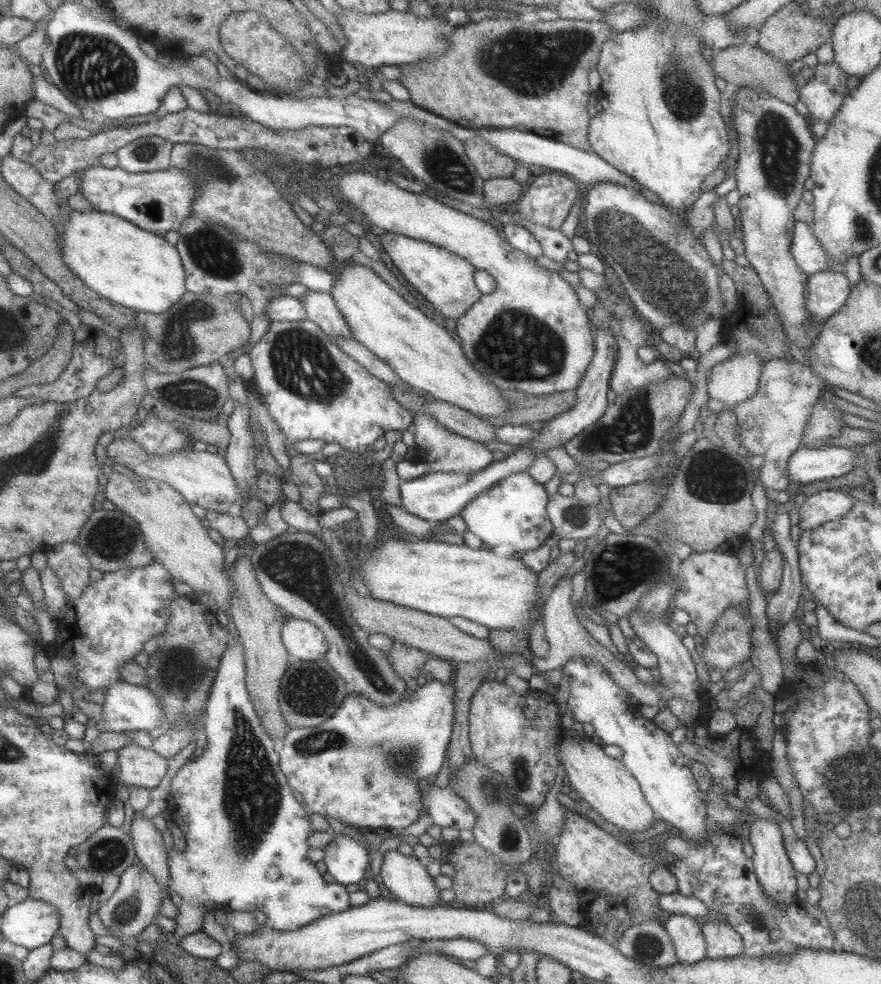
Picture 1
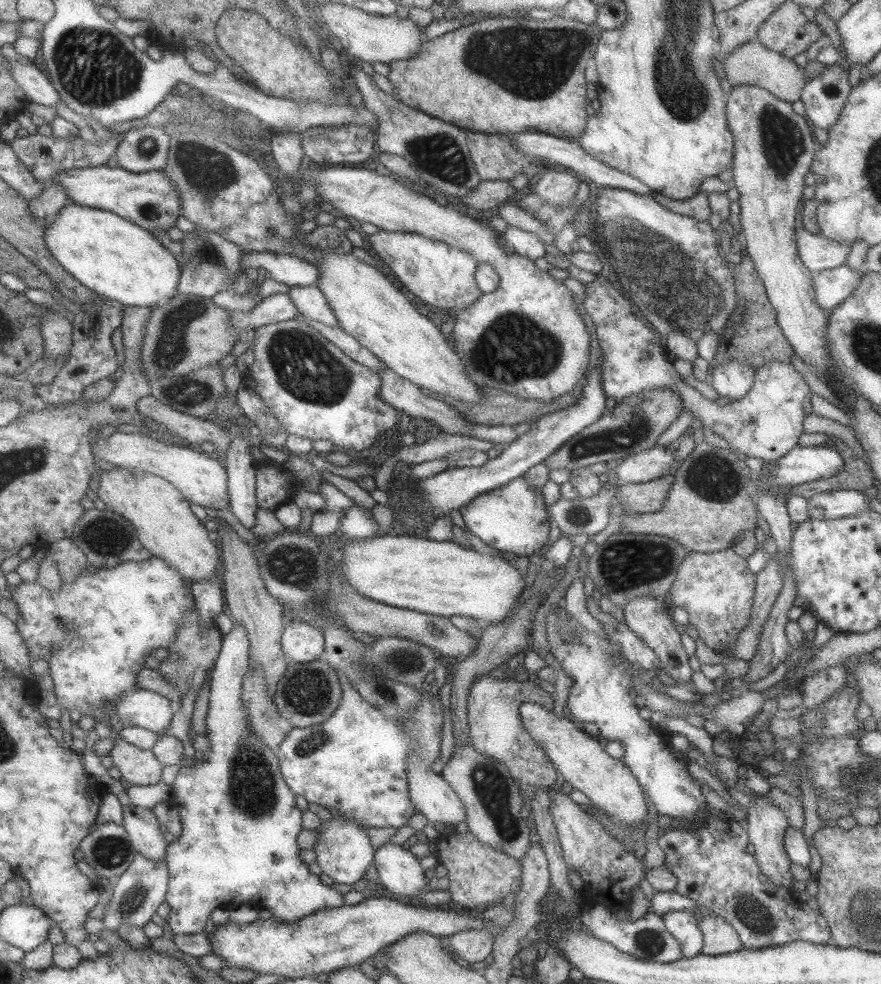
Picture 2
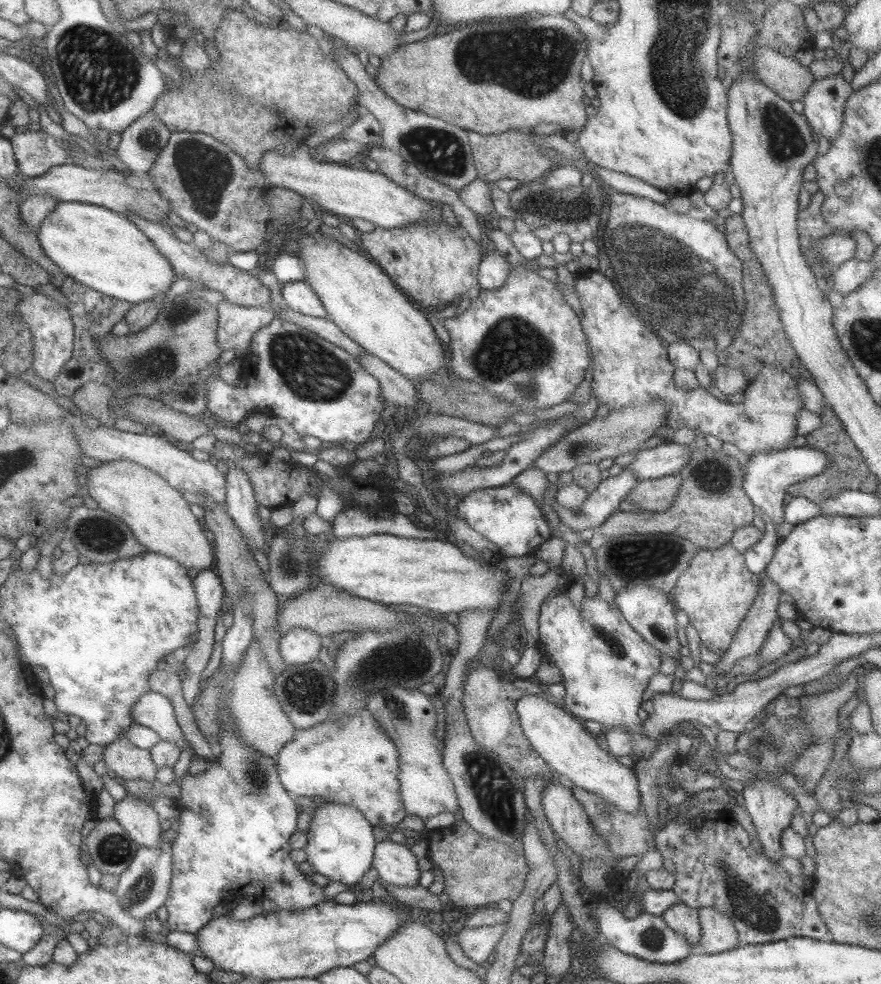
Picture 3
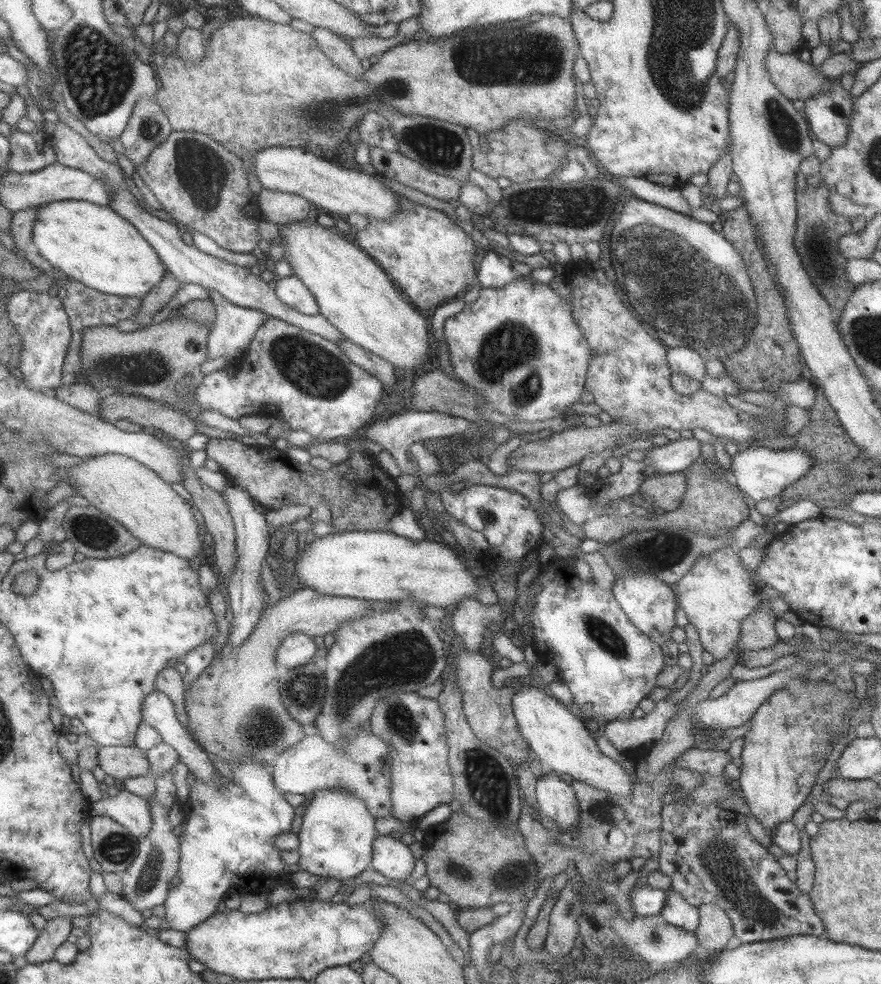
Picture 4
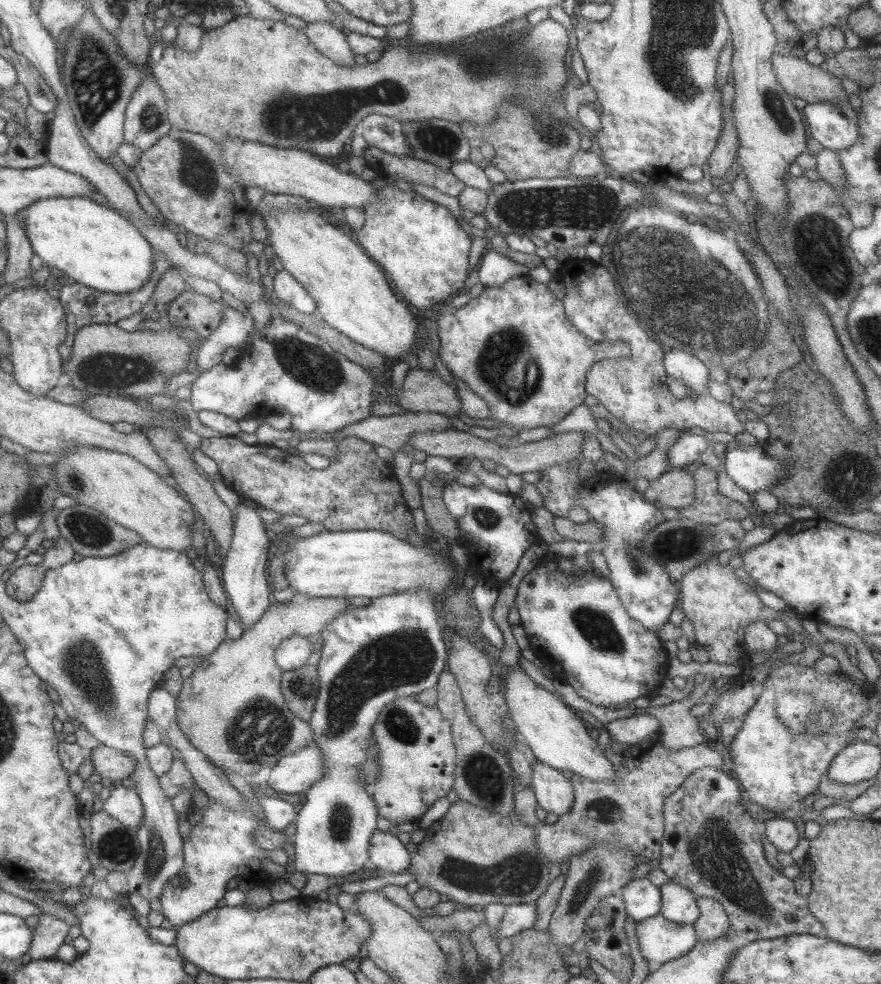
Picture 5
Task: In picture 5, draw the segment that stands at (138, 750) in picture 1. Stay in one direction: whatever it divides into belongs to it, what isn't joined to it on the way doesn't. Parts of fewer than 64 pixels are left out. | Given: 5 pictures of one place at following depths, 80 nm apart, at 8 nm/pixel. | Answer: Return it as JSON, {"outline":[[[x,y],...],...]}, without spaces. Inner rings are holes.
{"outline":[[[101,744],[88,750],[88,754],[96,774],[114,784],[119,783],[123,778],[128,778],[134,768],[134,760],[124,752]]]}

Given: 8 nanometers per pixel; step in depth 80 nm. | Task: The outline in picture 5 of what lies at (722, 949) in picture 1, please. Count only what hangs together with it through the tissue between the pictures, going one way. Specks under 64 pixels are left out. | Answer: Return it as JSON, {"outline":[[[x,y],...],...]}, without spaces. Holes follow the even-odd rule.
{"outline":[[[703,896],[696,900],[696,904],[699,916],[691,925],[698,941],[717,939],[729,932],[729,919],[721,904]]]}

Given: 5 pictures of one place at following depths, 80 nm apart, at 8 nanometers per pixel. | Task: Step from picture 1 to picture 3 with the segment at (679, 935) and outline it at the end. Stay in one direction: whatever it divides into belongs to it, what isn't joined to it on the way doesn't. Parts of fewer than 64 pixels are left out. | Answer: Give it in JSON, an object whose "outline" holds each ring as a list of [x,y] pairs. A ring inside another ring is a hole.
{"outline":[[[679,902],[669,906],[660,915],[664,923],[678,935],[685,937],[692,948],[700,939],[700,924],[698,921],[698,910]]]}

